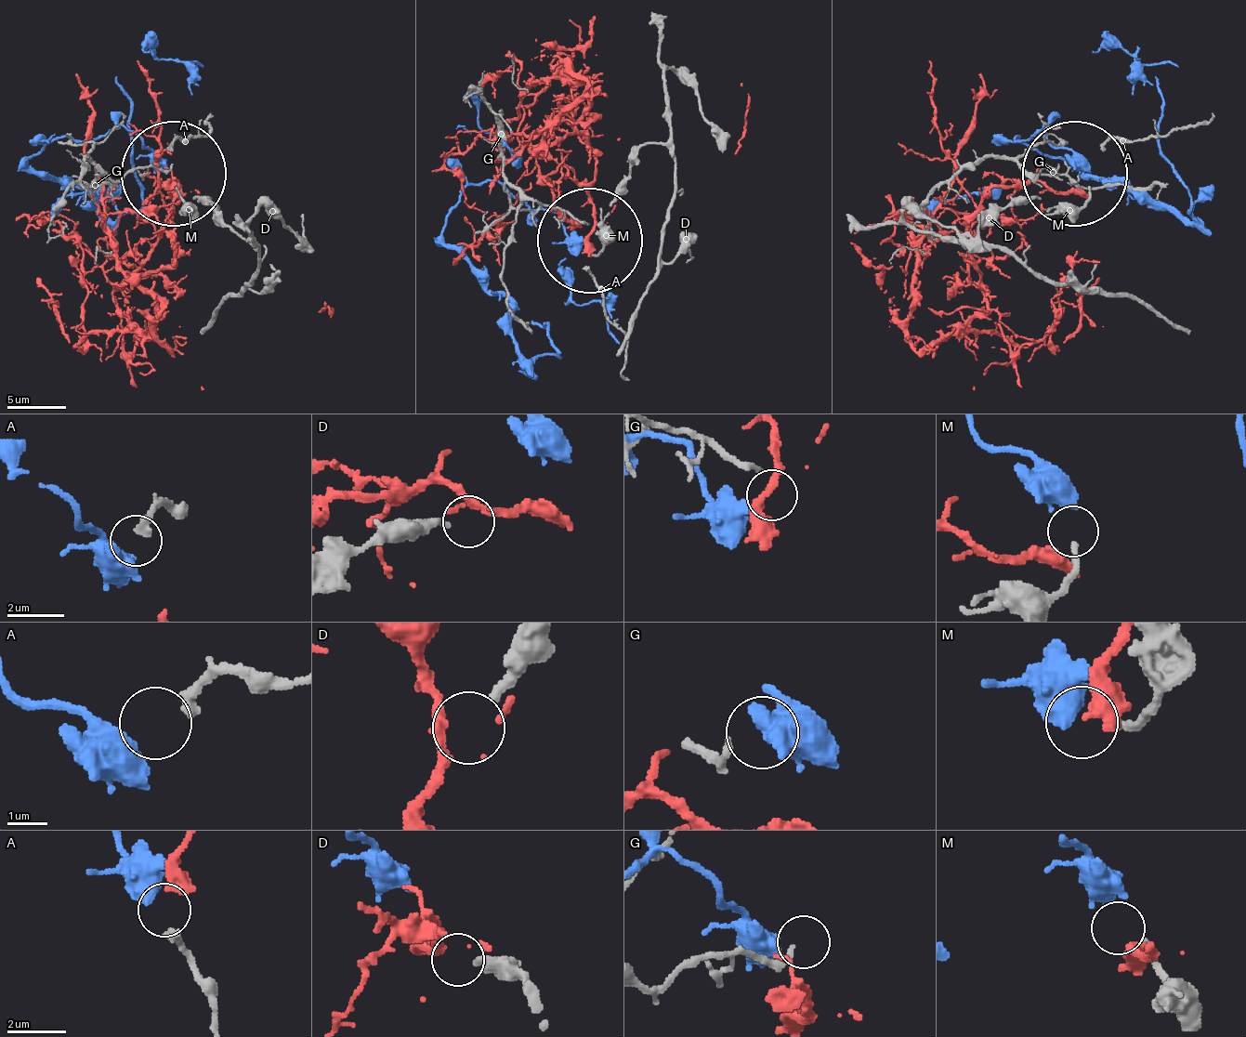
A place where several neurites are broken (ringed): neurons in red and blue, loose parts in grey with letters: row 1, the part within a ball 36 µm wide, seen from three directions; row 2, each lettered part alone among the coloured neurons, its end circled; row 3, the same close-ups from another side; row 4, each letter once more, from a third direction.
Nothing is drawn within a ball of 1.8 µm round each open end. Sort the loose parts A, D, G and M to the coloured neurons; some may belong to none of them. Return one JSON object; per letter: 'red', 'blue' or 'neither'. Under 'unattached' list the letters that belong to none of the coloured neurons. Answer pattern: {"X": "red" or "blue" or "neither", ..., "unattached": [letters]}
{"A": "neither", "D": "neither", "G": "neither", "M": "blue", "unattached": ["A", "D", "G"]}

